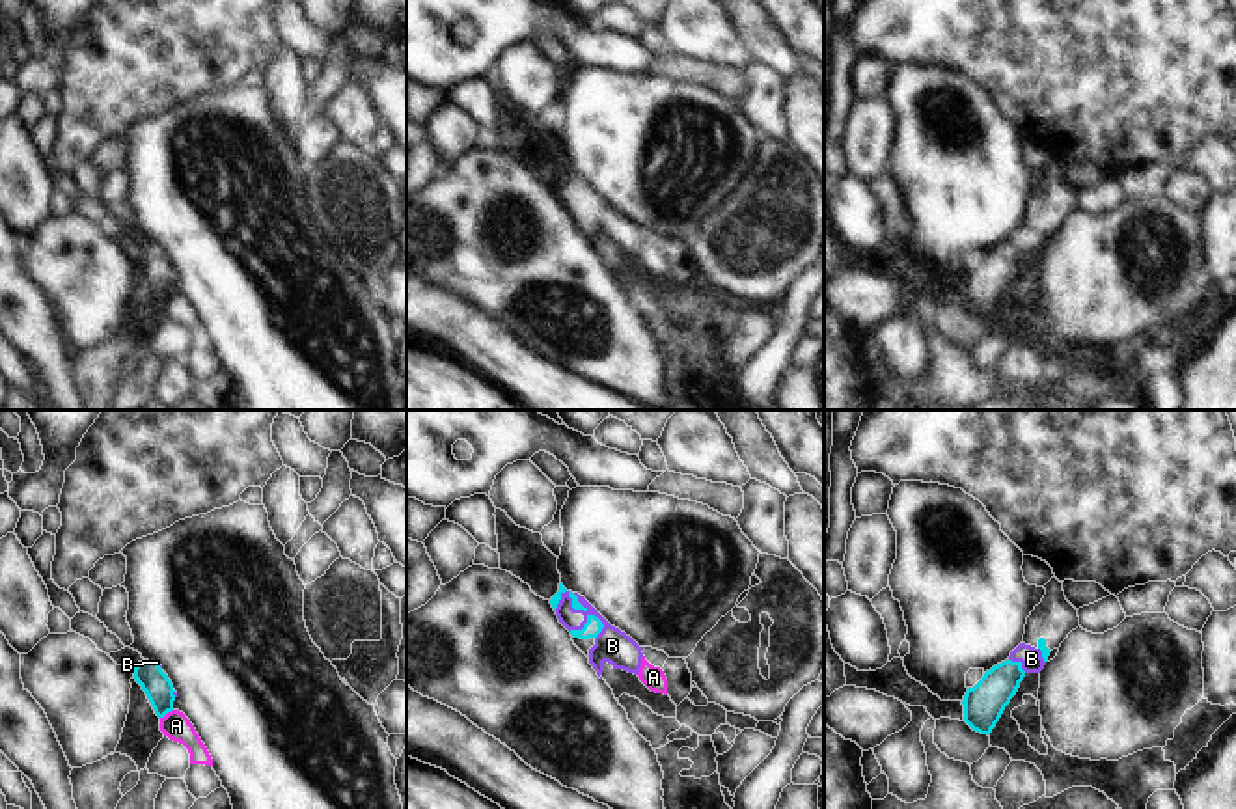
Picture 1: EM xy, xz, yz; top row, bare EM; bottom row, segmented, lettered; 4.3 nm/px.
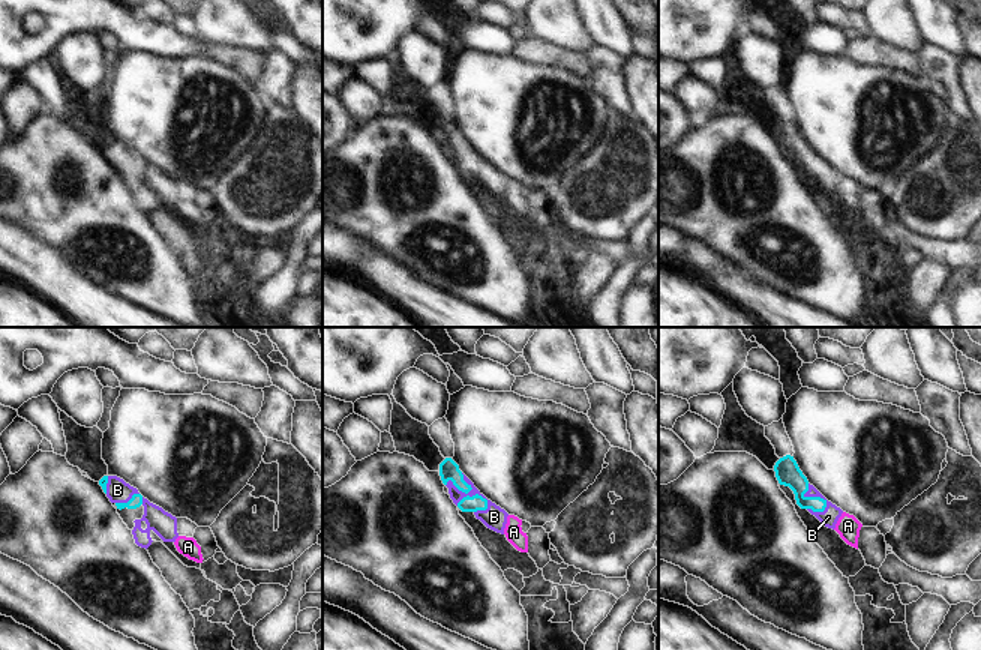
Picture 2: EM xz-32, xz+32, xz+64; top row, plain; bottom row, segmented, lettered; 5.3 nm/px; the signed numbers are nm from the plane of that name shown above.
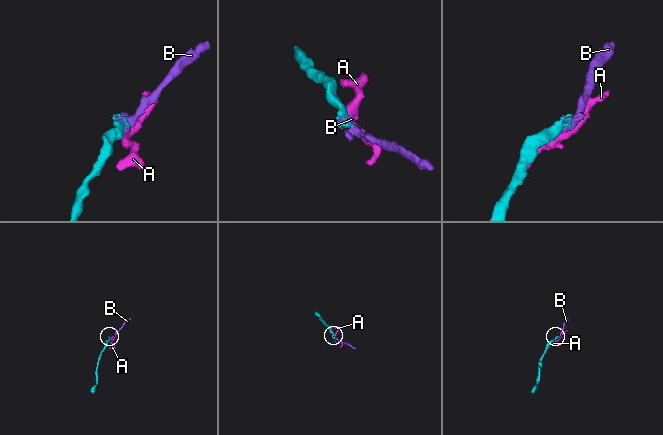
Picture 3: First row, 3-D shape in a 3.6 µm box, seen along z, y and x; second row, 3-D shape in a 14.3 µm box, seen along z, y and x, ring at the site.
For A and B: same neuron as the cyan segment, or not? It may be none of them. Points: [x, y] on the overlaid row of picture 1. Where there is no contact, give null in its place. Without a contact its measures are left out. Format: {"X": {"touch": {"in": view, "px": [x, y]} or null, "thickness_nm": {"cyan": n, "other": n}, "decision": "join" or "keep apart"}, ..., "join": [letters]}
{"A": {"touch": {"in": "xy", "px": [166, 713]}, "thickness_nm": {"cyan": 120, "other": 120}, "decision": "keep apart"}, "B": {"touch": {"in": "xz", "px": [586, 610]}, "thickness_nm": {"cyan": 80, "other": 150}, "decision": "join"}, "join": ["B"]}

